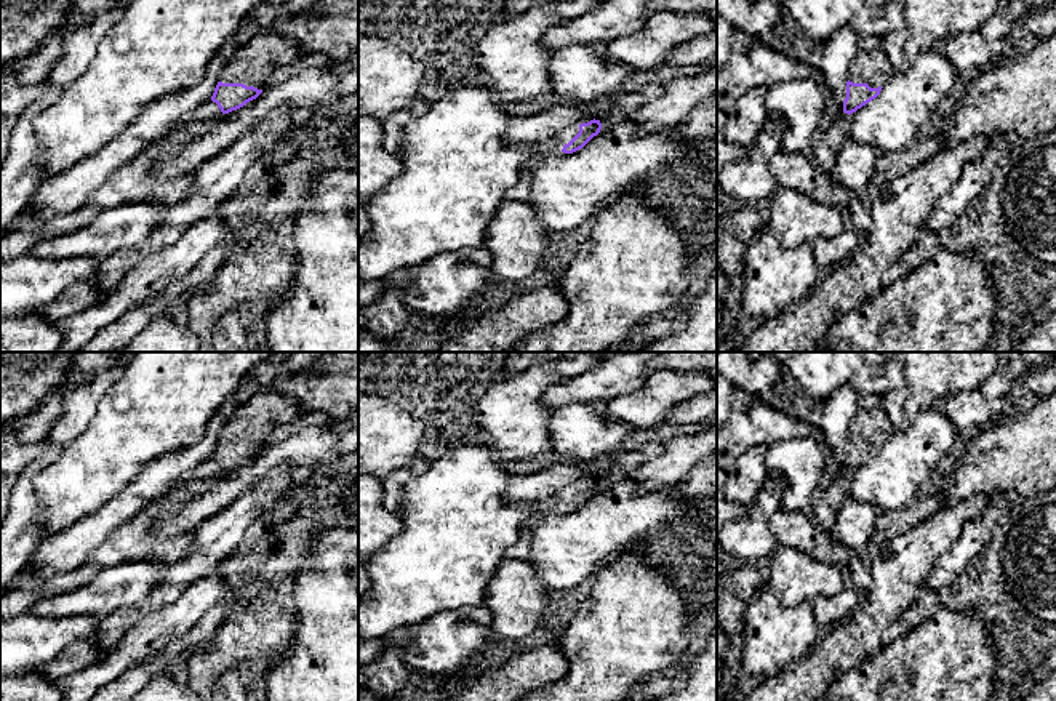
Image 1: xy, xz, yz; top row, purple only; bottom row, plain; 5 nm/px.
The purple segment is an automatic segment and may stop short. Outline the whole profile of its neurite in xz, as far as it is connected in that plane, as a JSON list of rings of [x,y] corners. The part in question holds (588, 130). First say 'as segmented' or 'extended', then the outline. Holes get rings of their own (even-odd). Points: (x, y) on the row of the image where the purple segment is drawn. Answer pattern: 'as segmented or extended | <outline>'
extended | [[[590,120],[581,125],[571,125],[558,131],[554,138],[549,139],[544,150],[562,150],[565,154],[573,154],[582,149],[594,136],[602,130],[600,120]]]

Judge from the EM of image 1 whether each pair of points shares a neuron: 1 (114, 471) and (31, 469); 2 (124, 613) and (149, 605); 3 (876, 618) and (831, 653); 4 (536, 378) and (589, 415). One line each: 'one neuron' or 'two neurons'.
1: two neurons
2: one neuron
3: one neuron
4: two neurons

